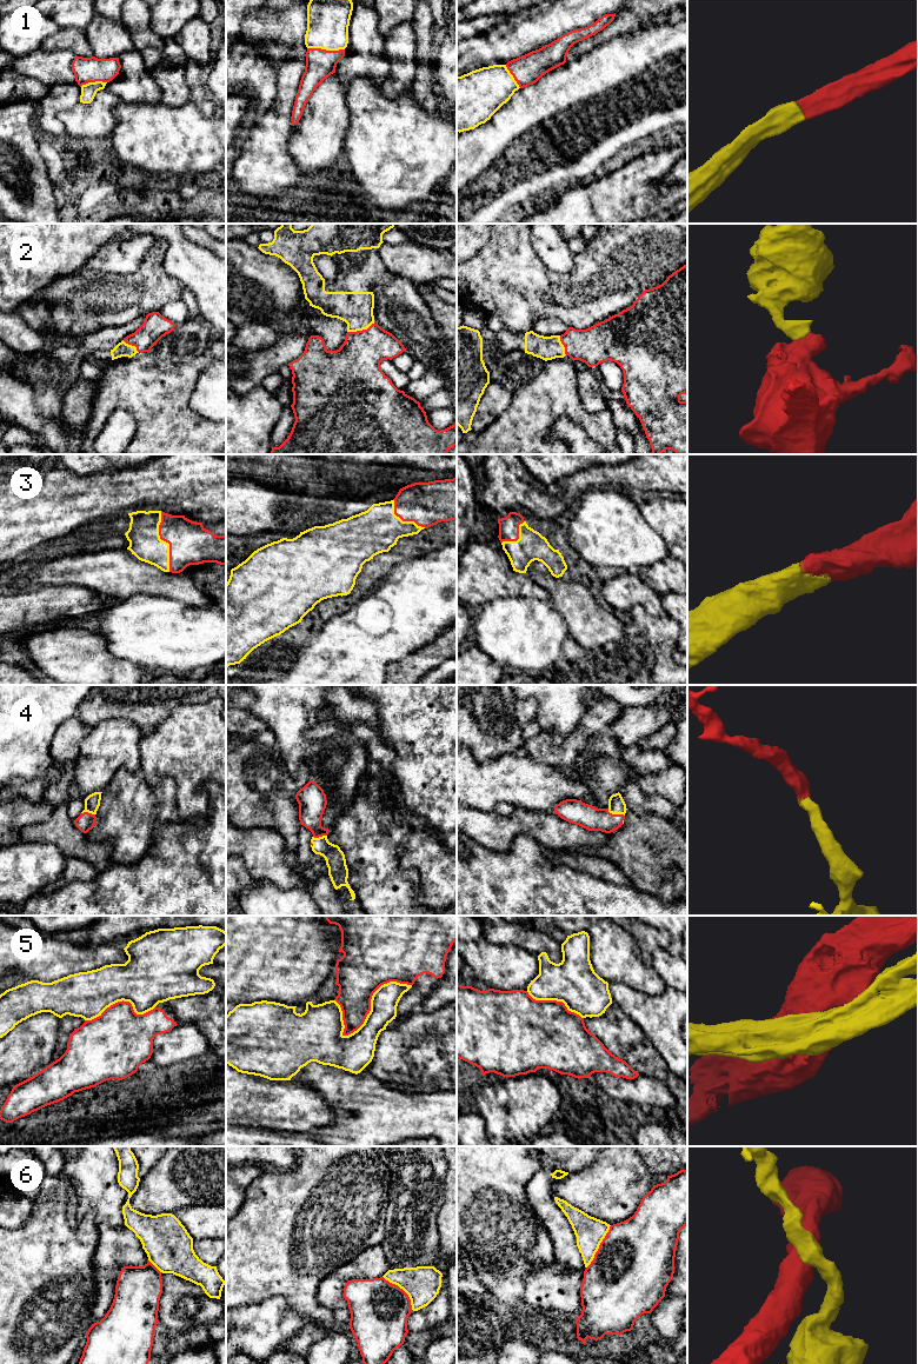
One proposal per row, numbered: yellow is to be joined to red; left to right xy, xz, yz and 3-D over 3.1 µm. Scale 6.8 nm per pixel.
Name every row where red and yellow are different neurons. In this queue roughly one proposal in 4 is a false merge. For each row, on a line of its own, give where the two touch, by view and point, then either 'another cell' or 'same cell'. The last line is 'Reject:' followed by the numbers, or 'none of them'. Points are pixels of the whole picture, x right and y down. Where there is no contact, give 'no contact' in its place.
1: contact xz (325, 50); same cell
2: contact xz (360, 331); same cell
3: contact xy (165, 540); same cell
4: contact yz (616, 814); same cell
5: contact xz (370, 1000); another cell
6: contact yz (599, 1246); another cell
Reject: 5, 6

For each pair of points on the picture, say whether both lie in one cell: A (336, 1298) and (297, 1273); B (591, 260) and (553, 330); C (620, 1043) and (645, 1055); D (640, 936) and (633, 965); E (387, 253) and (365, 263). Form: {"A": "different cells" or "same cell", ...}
{"A": "different cells", "B": "different cells", "C": "same cell", "D": "different cells", "E": "different cells"}

